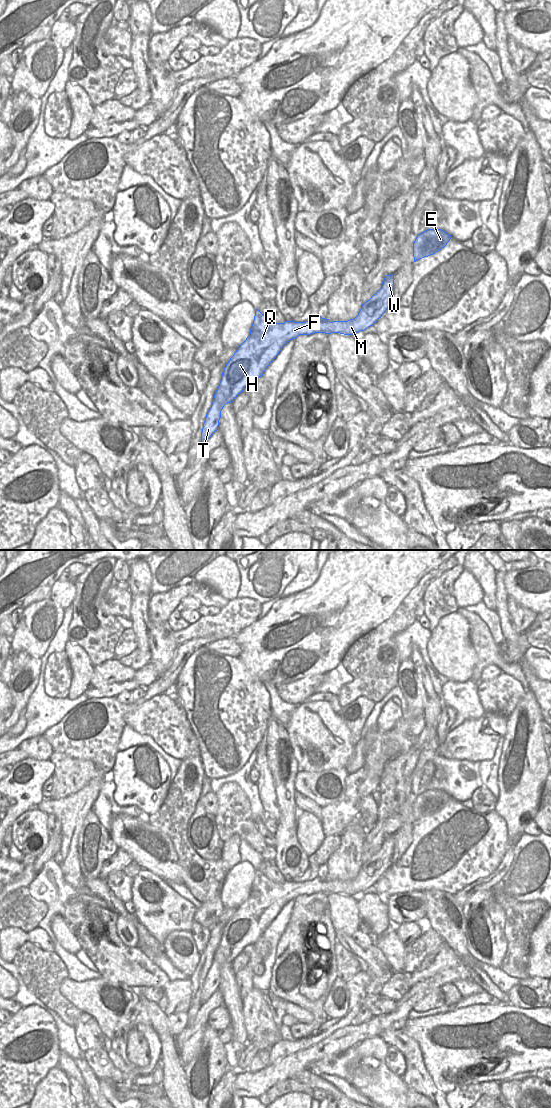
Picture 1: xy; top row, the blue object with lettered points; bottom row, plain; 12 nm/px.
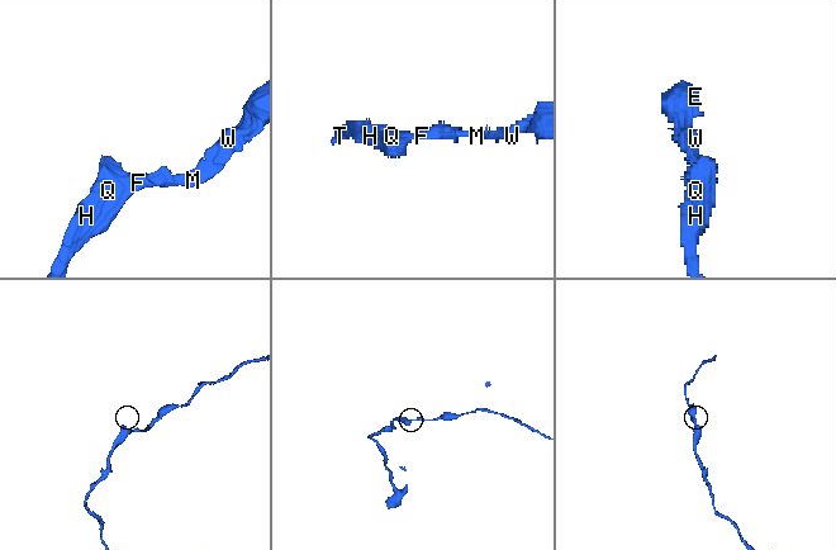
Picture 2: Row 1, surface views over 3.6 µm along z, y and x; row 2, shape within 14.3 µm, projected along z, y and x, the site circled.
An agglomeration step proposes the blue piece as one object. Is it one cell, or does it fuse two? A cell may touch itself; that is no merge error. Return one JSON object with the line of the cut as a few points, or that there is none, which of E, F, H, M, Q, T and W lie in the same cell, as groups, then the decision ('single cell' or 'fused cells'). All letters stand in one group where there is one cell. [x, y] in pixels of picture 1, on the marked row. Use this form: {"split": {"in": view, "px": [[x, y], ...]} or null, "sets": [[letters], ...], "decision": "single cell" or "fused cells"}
{"split": null, "sets": [["E", "F", "H", "M", "Q", "T", "W"]], "decision": "single cell"}

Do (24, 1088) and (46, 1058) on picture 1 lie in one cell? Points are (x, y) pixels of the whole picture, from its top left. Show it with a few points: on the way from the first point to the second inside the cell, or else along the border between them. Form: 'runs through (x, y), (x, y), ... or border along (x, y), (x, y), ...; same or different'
runs through (24, 1081), (39, 1065); same

